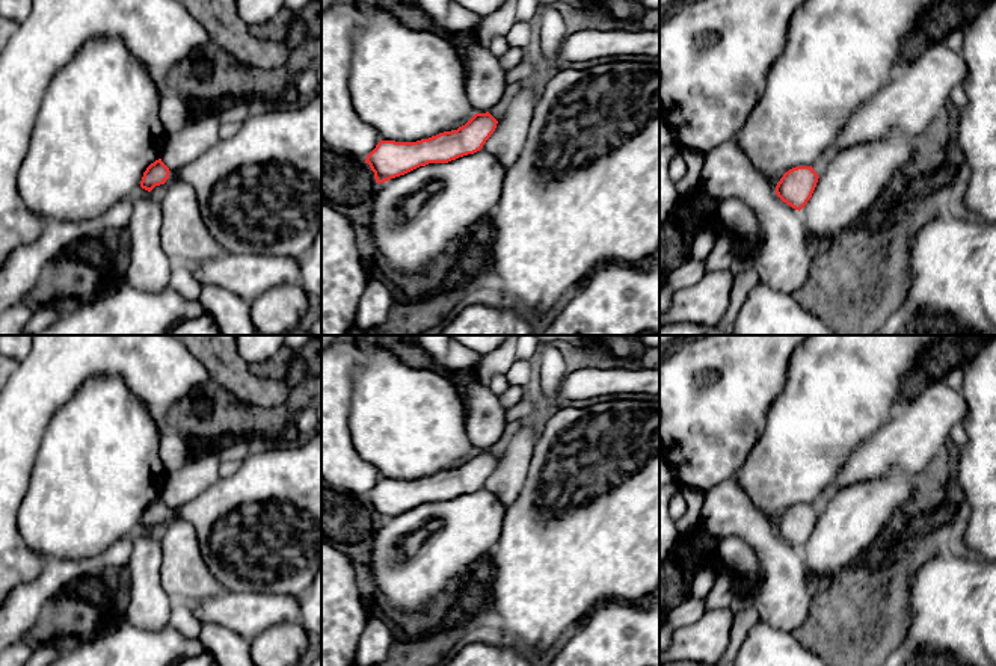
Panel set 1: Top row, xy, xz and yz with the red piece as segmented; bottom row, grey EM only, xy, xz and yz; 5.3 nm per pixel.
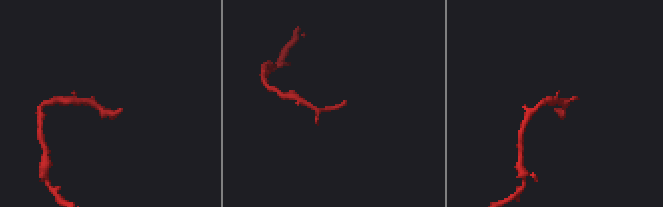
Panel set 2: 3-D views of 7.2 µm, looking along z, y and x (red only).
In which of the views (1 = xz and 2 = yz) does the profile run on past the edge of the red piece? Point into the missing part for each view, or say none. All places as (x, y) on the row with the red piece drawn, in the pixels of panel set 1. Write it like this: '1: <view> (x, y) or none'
1: none
2: none

